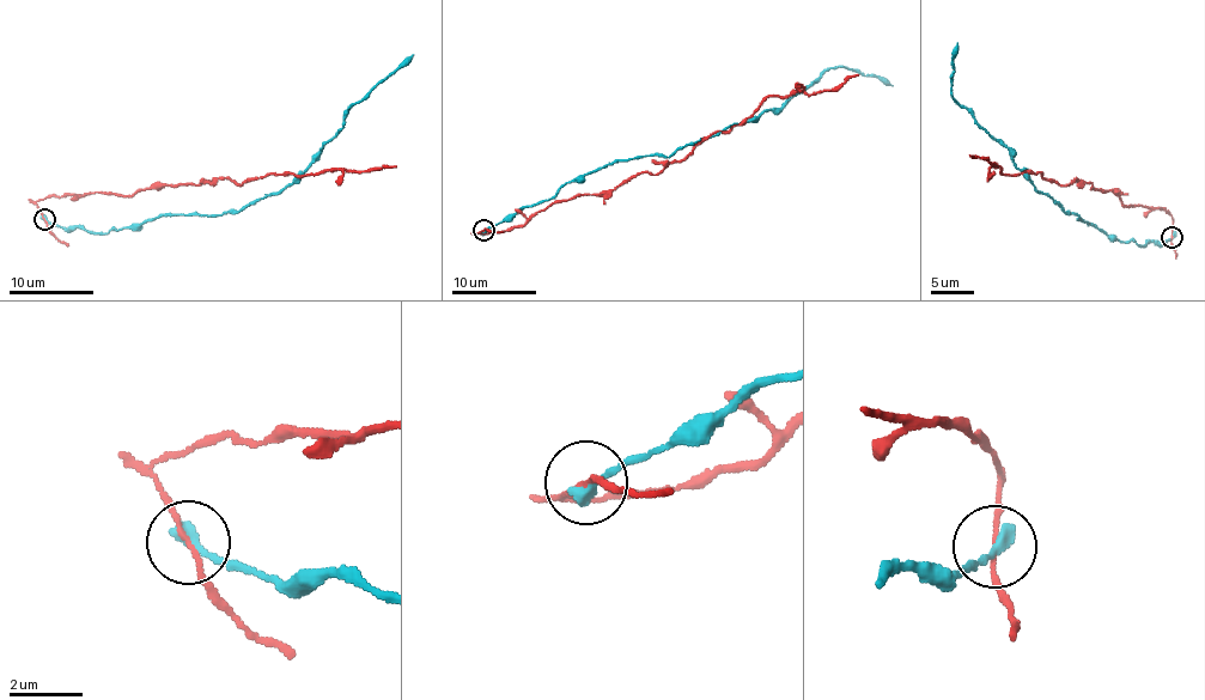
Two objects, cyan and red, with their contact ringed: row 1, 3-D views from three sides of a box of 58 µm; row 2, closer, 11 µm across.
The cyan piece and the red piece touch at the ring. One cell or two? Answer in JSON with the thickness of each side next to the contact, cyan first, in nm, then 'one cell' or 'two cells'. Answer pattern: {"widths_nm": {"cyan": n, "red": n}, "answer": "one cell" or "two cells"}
{"widths_nm": {"cyan": 360, "red": 110}, "answer": "two cells"}

